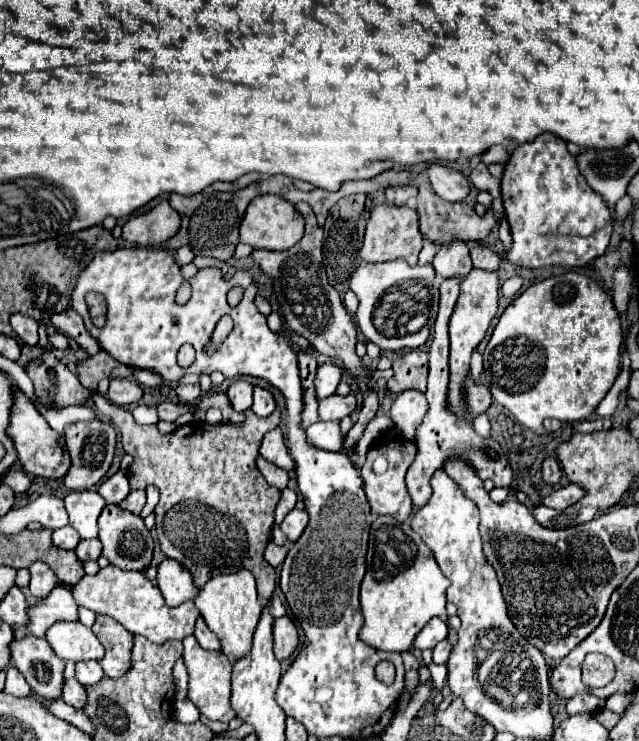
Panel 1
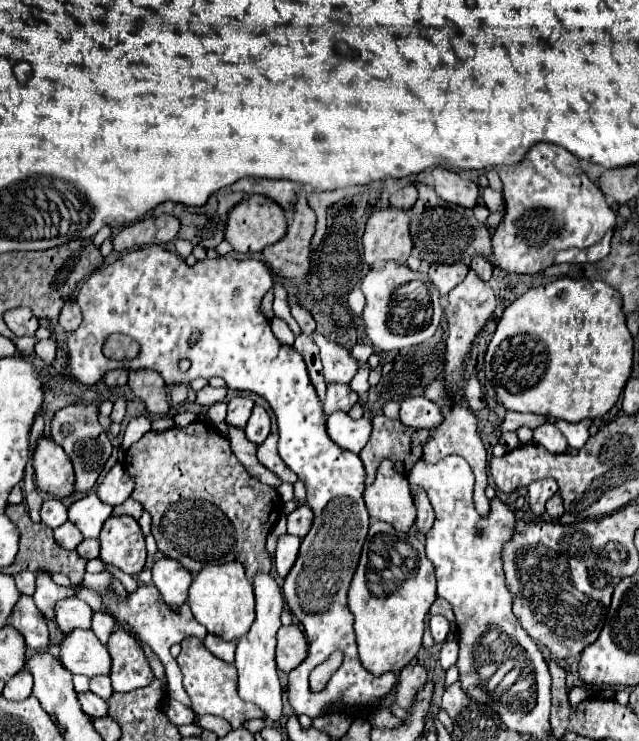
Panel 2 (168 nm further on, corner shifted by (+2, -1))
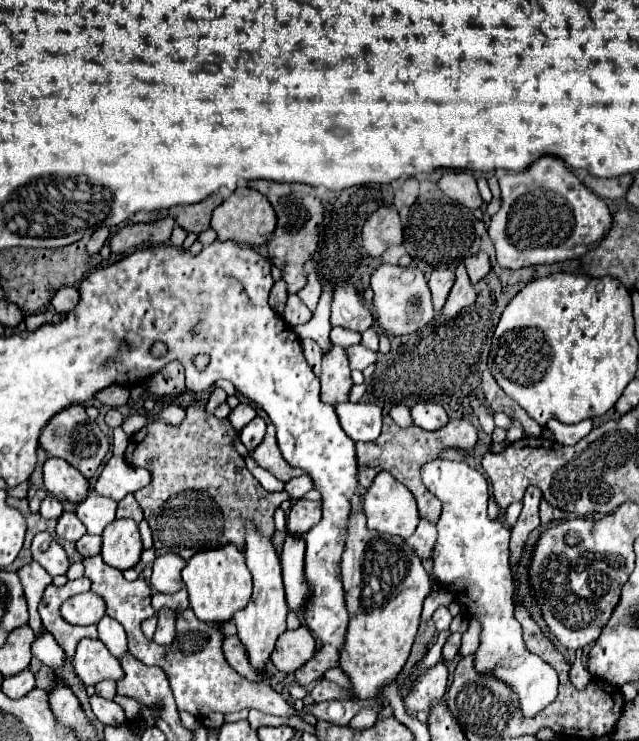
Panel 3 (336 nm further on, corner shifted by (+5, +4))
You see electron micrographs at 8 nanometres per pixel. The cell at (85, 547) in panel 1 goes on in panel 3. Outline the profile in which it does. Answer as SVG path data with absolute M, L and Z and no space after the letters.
M84 534L84 536L76 542L76 550L78 550L82 556L98 556L98 554L100 554L100 548L102 548L102 536Z

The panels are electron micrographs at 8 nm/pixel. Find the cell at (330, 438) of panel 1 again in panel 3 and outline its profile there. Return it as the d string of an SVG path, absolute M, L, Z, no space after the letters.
M344 402L336 406L342 430L354 442L370 442L380 436L382 430L382 410L374 404L352 404Z

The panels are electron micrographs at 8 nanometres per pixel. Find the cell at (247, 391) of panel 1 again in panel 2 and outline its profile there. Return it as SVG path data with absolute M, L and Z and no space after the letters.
M233 397L229 401L229 411L227 411L227 423L235 427L245 427L249 415L253 409L253 399L249 397Z

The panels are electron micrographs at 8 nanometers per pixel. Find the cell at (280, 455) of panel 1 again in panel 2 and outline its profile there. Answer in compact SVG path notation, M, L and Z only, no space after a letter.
M271 433L271 435L259 445L259 449L257 449L257 459L259 459L265 467L269 467L275 475L279 475L283 481L289 481L289 483L297 481L297 475L295 475L293 471L289 471L289 467L285 467L283 459L281 459L279 453L277 453L277 435L275 435L275 433Z

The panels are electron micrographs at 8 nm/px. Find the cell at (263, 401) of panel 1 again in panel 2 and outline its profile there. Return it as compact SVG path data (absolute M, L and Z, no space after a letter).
M255 405L253 411L251 411L251 417L249 417L247 425L245 425L247 439L251 443L259 445L269 435L269 429L271 429L271 417L269 417L269 413L261 405Z

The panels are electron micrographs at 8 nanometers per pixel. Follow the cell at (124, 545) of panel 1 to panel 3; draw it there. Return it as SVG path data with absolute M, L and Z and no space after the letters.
M116 520L114 524L106 526L102 534L102 560L108 566L118 570L128 570L138 564L142 554L142 542L138 524L132 520Z

